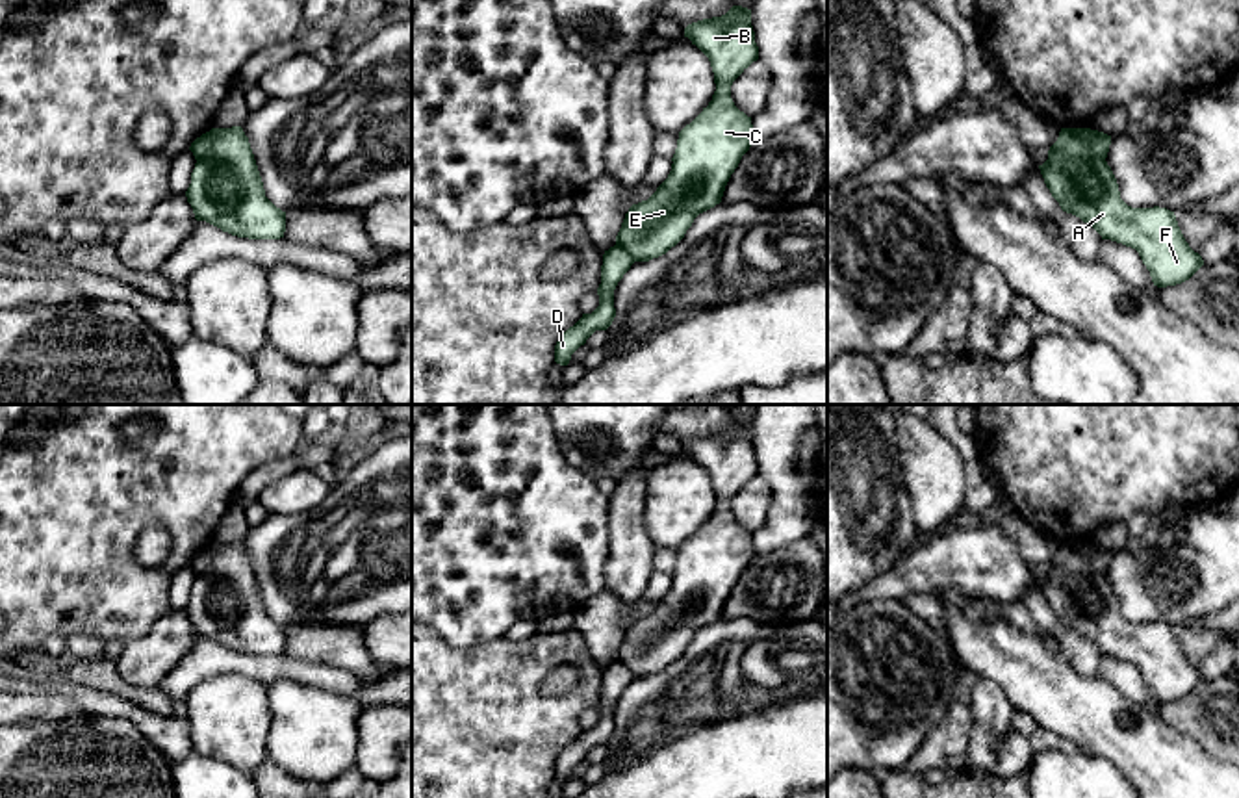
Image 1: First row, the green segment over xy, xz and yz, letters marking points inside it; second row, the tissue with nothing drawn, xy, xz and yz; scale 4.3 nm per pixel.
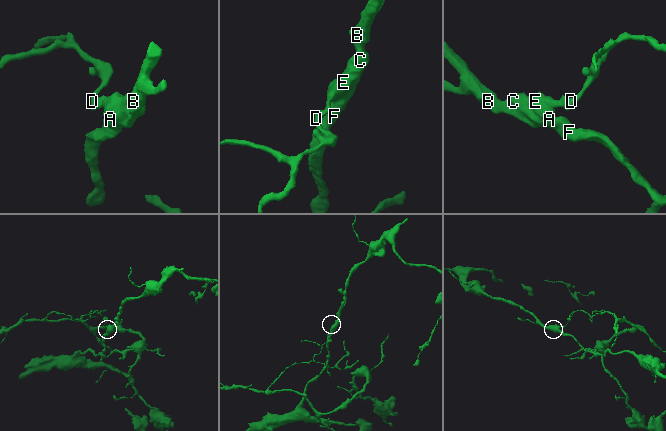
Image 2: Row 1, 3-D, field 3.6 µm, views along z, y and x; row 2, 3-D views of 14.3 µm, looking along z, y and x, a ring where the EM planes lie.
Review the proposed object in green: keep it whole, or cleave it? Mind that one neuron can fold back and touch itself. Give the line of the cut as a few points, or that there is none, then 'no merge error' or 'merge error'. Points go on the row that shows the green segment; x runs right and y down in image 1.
cut in yz along (1091, 130), (1091, 153), (1104, 160); merge error

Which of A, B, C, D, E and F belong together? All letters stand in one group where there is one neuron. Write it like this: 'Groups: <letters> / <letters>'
Groups: A B C E F / D

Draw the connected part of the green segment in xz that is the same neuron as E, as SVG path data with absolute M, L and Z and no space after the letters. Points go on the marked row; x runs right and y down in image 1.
M733 6L725 15L703 19L684 28L692 41L710 61L716 91L707 108L679 132L671 171L657 191L625 213L616 245L634 262L649 262L675 247L694 219L722 202L725 186L742 156L755 143L751 117L740 111L731 98L733 82L759 59L759 46L751 26L751 9Z

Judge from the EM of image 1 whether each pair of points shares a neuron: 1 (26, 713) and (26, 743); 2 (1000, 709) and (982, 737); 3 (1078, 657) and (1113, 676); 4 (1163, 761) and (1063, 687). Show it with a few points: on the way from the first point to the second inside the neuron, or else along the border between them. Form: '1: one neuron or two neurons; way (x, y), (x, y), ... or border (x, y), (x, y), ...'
1: two neurons; border (69, 715), (23, 720), (19, 724)
2: one neuron; way (993, 717), (989, 730)
3: two neurons; border (1104, 656), (1097, 674)
4: one neuron; way (1139, 745), (1130, 735), (1100, 722), (1087, 711)

